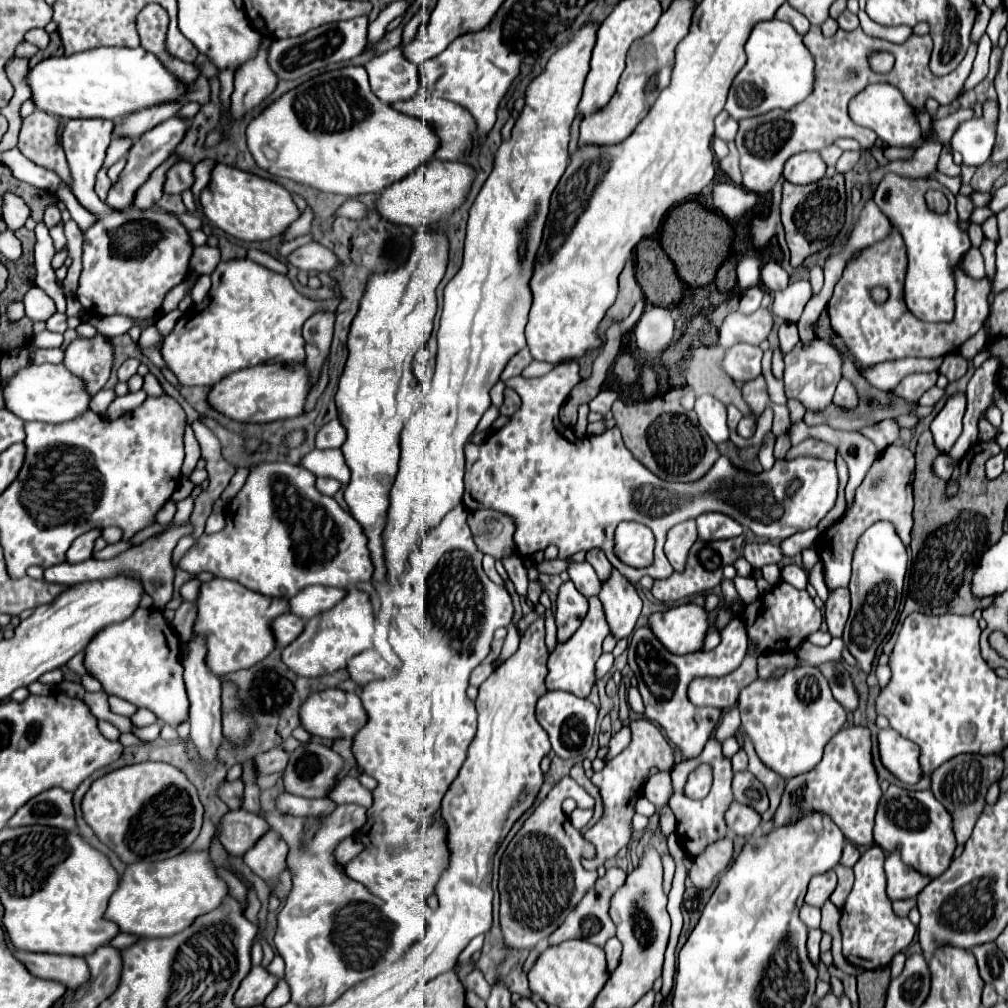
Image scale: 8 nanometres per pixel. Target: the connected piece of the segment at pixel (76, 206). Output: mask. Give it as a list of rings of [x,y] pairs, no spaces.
[[[63,185],[61,187],[61,191],[59,191],[59,195],[57,195],[59,199],[63,199],[65,201],[65,205],[67,205],[67,209],[69,209],[69,213],[71,213],[71,219],[79,225],[79,229],[81,229],[81,233],[83,231],[87,231],[87,227],[91,227],[91,225],[95,225],[95,215],[91,215],[77,199],[75,199],[75,195],[69,191],[69,187],[67,185]]]

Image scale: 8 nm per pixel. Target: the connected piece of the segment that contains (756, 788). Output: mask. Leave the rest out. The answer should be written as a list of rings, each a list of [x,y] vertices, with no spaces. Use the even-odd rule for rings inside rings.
[[[749,771],[735,773],[733,795],[735,795],[735,801],[753,807],[759,813],[765,813],[769,809],[769,797],[767,797],[767,791],[765,791],[763,783]]]

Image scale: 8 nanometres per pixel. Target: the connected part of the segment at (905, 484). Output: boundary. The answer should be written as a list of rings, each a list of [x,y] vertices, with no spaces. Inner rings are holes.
[[[897,443],[889,445],[875,459],[871,469],[867,471],[867,475],[865,475],[863,483],[857,487],[853,503],[849,505],[845,515],[841,519],[837,519],[829,529],[825,529],[817,537],[815,549],[817,549],[819,559],[823,563],[825,585],[829,587],[829,591],[835,591],[835,587],[847,587],[849,585],[855,545],[857,545],[859,537],[865,533],[865,529],[871,527],[875,521],[891,521],[895,525],[895,531],[897,531],[899,539],[903,541],[903,545],[909,547],[909,533],[911,533],[911,525],[913,525],[913,517],[911,517],[911,511],[913,511],[913,491],[911,491],[913,471],[915,471],[913,453],[903,445],[897,445]],[[881,475],[883,475],[883,483],[879,487],[873,487],[875,479]]]

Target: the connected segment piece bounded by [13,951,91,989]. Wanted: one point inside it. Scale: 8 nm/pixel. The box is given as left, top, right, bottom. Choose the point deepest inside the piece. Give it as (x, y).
(71, 971)

